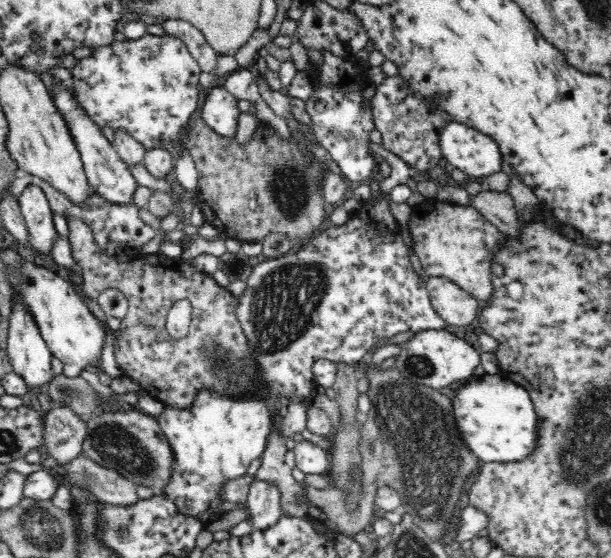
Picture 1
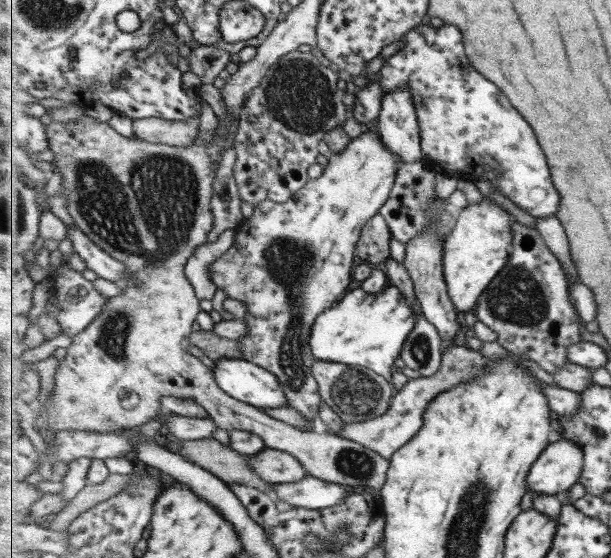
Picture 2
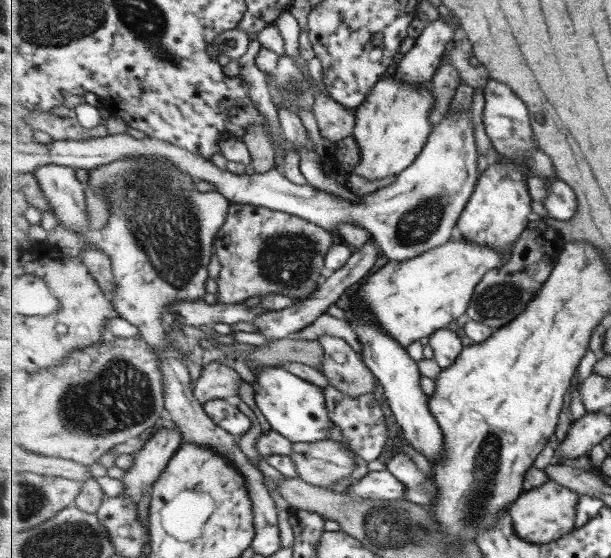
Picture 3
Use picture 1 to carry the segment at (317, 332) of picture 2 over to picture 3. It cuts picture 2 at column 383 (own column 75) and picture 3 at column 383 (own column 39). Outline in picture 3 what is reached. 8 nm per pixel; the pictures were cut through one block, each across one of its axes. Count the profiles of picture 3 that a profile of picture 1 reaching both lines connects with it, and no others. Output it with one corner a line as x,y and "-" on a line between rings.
463,236
453,238
453,240
449,239
445,245
423,252
416,259
402,262
390,260
377,272
366,278
365,284
357,289
360,292
359,297
363,297
363,302
359,303
365,303
365,309
369,309
375,315
373,319
377,320
377,323
381,324
389,335
407,349
411,343
431,337
434,332
440,331
449,322
465,320
467,308
481,280
490,271
501,269
509,262
510,258
505,253
499,253
497,249
493,249
485,243
471,241

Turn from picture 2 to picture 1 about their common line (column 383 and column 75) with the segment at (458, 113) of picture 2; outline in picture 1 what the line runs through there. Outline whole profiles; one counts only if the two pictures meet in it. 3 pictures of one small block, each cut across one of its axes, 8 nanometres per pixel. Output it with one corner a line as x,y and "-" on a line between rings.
146,33
138,40
126,38
108,47
92,48
92,54
76,61
70,70
76,102
98,128
125,129
134,139
145,144
146,151
160,146
162,141
179,141
179,130
186,127
198,104
200,65
182,40
172,35
156,36

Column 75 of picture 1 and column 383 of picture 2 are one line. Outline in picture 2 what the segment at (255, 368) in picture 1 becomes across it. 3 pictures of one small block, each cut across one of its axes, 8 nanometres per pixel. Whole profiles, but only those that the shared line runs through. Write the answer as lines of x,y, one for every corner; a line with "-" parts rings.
377,214
371,218
363,226
357,242
359,260
375,267
382,267
391,254
391,248
389,248
391,235
384,216

